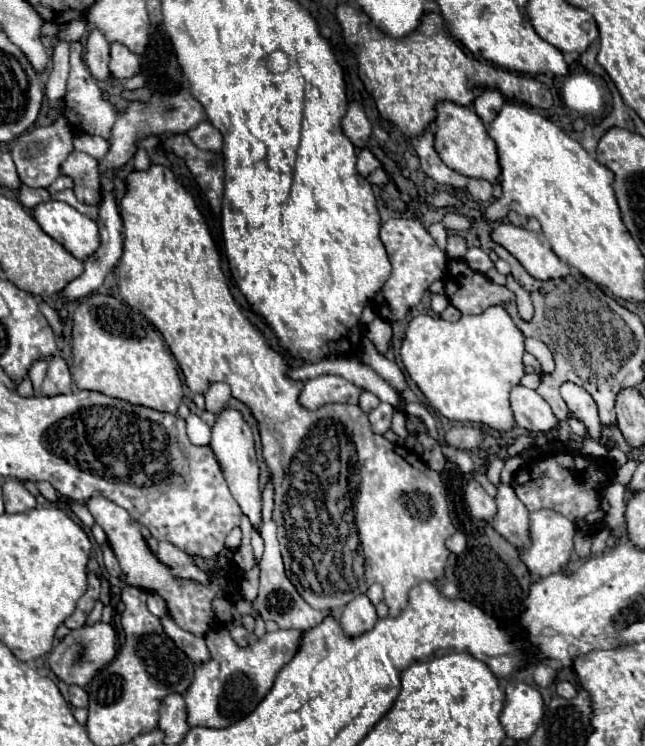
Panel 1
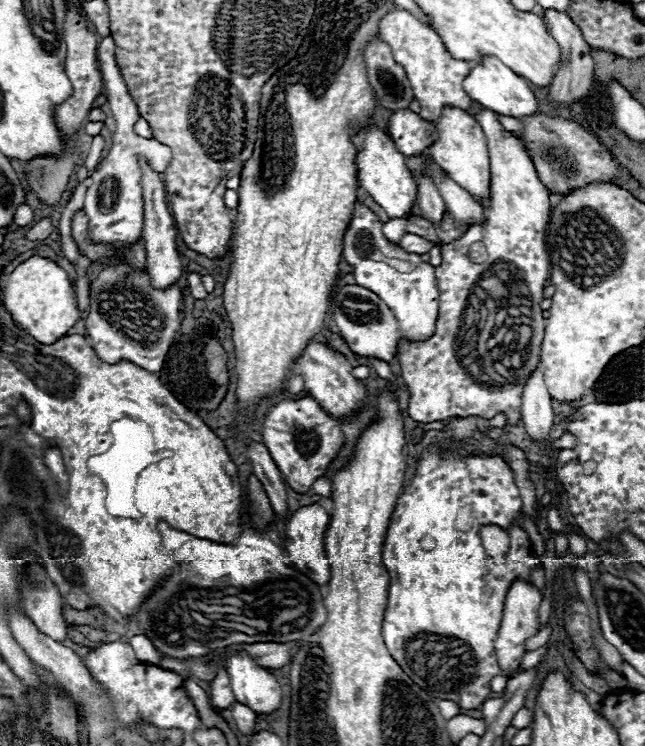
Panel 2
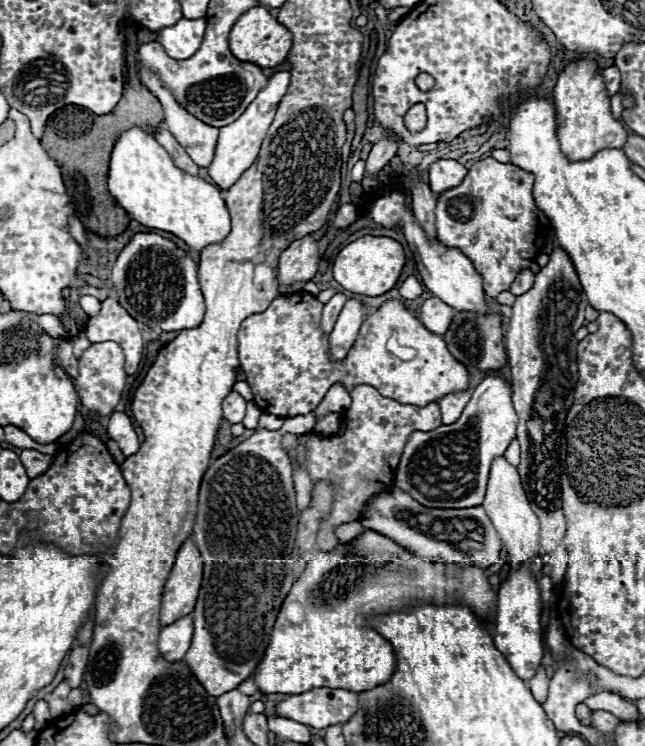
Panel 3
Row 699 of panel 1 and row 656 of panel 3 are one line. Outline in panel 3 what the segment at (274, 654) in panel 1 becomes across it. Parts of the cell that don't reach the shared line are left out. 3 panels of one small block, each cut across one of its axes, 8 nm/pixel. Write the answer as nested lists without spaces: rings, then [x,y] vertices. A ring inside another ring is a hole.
[[[292,418],[286,420],[286,424],[288,428],[282,426],[280,430],[256,430],[254,436],[240,442],[224,456],[216,458],[202,478],[198,514],[192,536],[202,554],[204,582],[194,608],[194,640],[184,656],[184,662],[212,696],[220,696],[234,690],[248,676],[254,674],[258,662],[262,660],[270,644],[270,634],[280,606],[294,582],[290,554],[294,550],[300,514],[294,498],[292,462],[288,452],[282,448],[282,436],[286,432],[300,434],[302,420]]]

